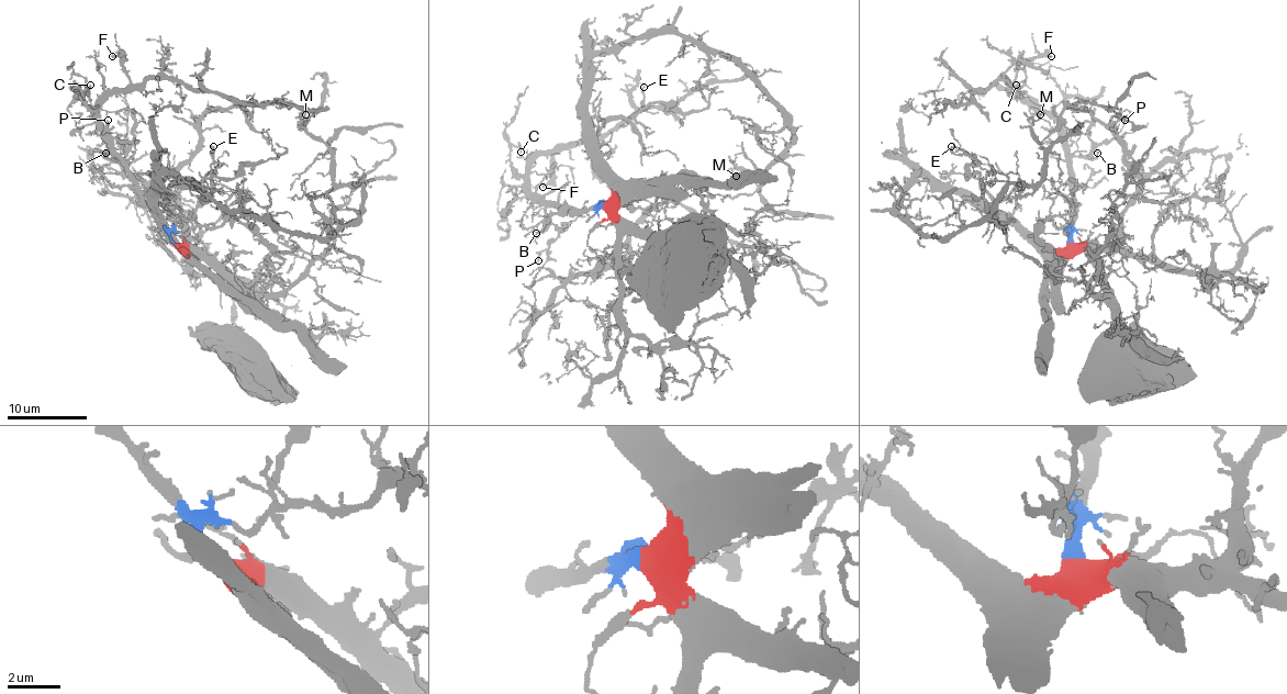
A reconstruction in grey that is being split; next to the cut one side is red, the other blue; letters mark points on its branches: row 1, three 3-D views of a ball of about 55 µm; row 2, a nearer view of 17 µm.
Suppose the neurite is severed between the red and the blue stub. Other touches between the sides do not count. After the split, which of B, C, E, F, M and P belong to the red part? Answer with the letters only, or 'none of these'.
E, M

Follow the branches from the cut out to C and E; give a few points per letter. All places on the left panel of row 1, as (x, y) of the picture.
C: (175, 242), (165, 223), (143, 200), (138, 181), (79, 94), (87, 92), (91, 85)
E: (175, 244), (180, 249), (180, 244), (160, 213), (163, 203), (170, 186), (198, 186), (210, 176), (214, 146)

